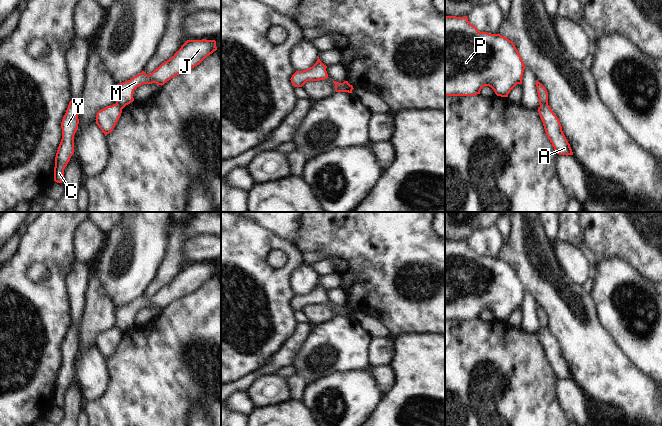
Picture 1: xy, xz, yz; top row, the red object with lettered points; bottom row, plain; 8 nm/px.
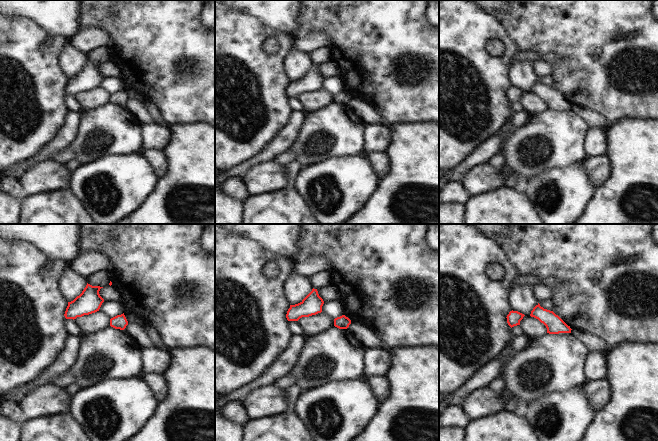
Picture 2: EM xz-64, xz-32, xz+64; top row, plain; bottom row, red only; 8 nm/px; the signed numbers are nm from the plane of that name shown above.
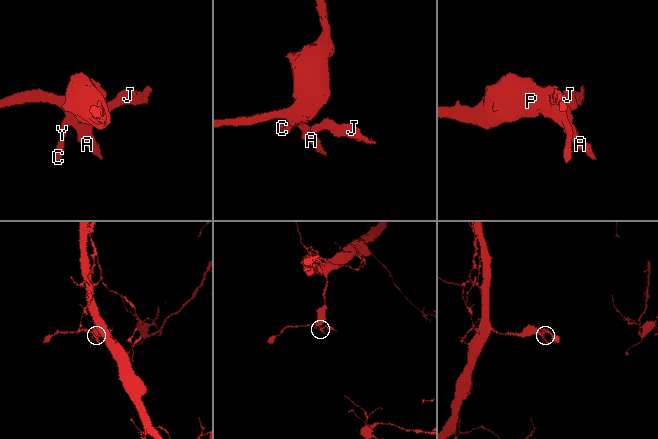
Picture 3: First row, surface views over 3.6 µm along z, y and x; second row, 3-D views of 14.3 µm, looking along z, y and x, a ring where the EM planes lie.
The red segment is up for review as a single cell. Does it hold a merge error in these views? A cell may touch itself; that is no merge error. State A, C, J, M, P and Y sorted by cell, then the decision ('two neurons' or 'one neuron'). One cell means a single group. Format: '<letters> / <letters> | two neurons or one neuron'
A C P Y / J M | two neurons

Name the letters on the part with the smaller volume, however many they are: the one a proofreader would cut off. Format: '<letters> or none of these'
J, M

